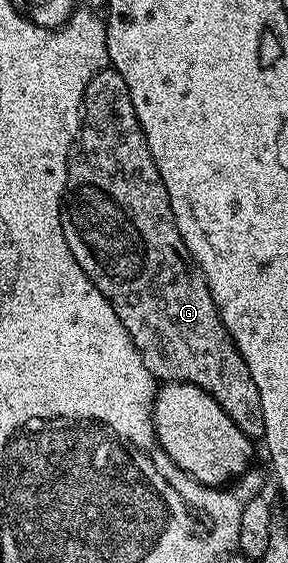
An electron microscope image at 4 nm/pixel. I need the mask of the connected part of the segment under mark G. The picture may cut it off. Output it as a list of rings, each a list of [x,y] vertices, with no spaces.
[[[111,67],[98,68],[87,83],[87,91],[81,104],[81,128],[77,130],[77,139],[73,142],[73,148],[69,155],[66,189],[61,207],[61,221],[65,242],[71,251],[71,255],[79,263],[79,267],[83,267],[86,275],[93,280],[93,286],[113,304],[115,315],[129,333],[134,347],[137,348],[143,359],[143,367],[147,367],[149,374],[161,383],[186,381],[203,391],[207,391],[217,400],[219,407],[223,407],[223,411],[227,411],[227,415],[231,415],[233,422],[250,439],[264,438],[263,407],[259,399],[259,387],[255,387],[255,379],[251,379],[251,371],[247,371],[247,363],[243,359],[243,355],[239,355],[227,327],[221,322],[221,316],[211,299],[211,291],[207,287],[205,277],[201,274],[201,270],[193,264],[189,252],[185,250],[183,235],[179,235],[179,227],[175,223],[175,215],[171,211],[167,187],[163,187],[163,179],[155,167],[155,159],[151,159],[151,151],[147,147],[147,139],[143,135],[139,119],[135,115],[135,107],[131,103],[127,83],[123,83],[123,75],[119,75]]]

